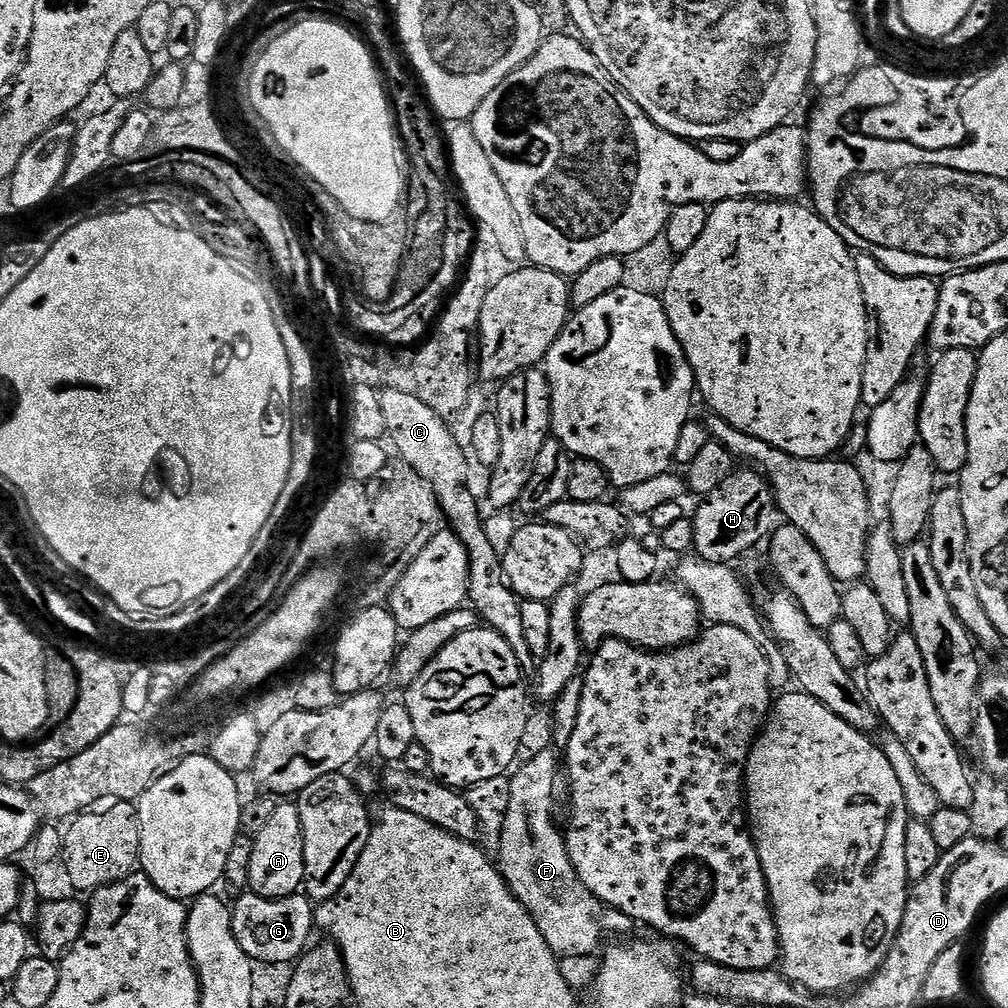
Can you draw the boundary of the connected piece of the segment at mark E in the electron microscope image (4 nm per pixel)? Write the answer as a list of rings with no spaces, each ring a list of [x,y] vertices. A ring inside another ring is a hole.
[[[112,802],[105,808],[108,808],[105,812],[81,812],[67,825],[64,832],[62,865],[68,871],[69,882],[85,894],[124,880],[140,868],[142,834],[136,813],[137,805],[132,802]]]

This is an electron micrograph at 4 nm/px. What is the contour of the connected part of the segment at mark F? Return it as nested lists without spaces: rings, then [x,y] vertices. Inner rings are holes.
[[[550,748],[539,750],[513,771],[508,812],[501,830],[496,860],[505,882],[534,918],[546,944],[559,959],[566,960],[592,955],[603,933],[631,935],[636,923],[629,915],[617,908],[609,908],[592,895],[570,862],[563,831],[558,830],[552,816],[556,782],[560,774],[555,754]]]

